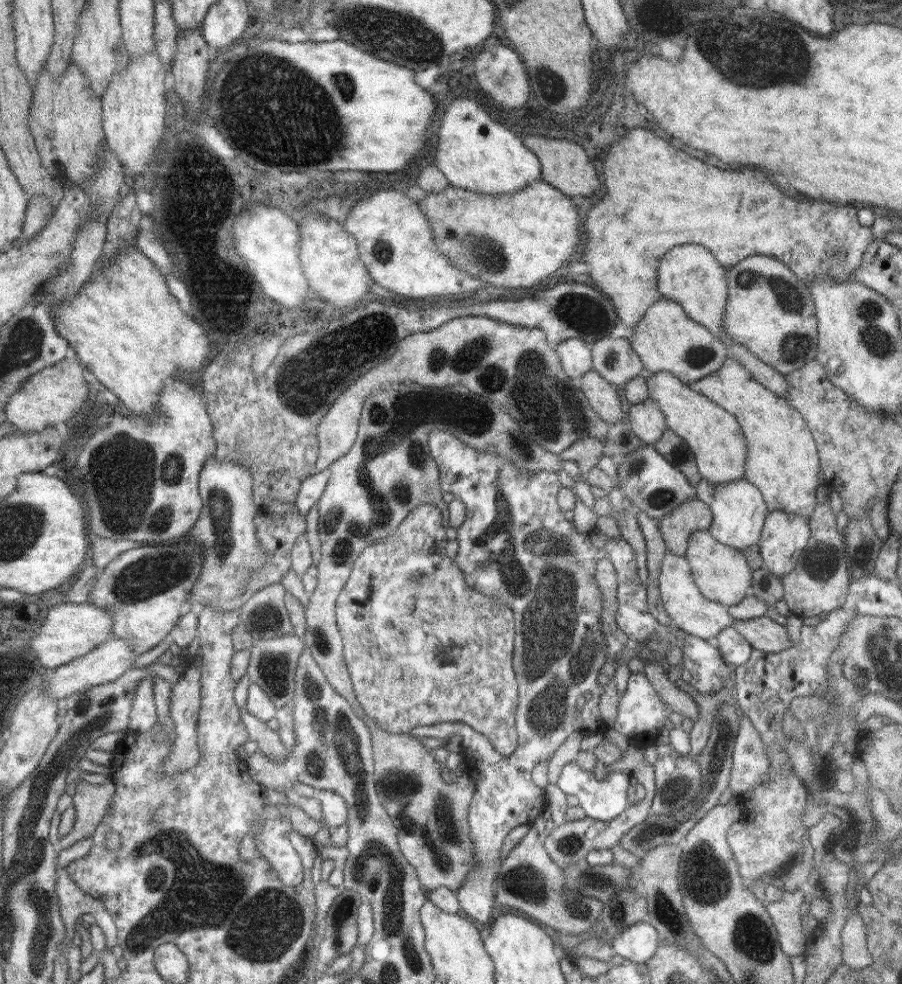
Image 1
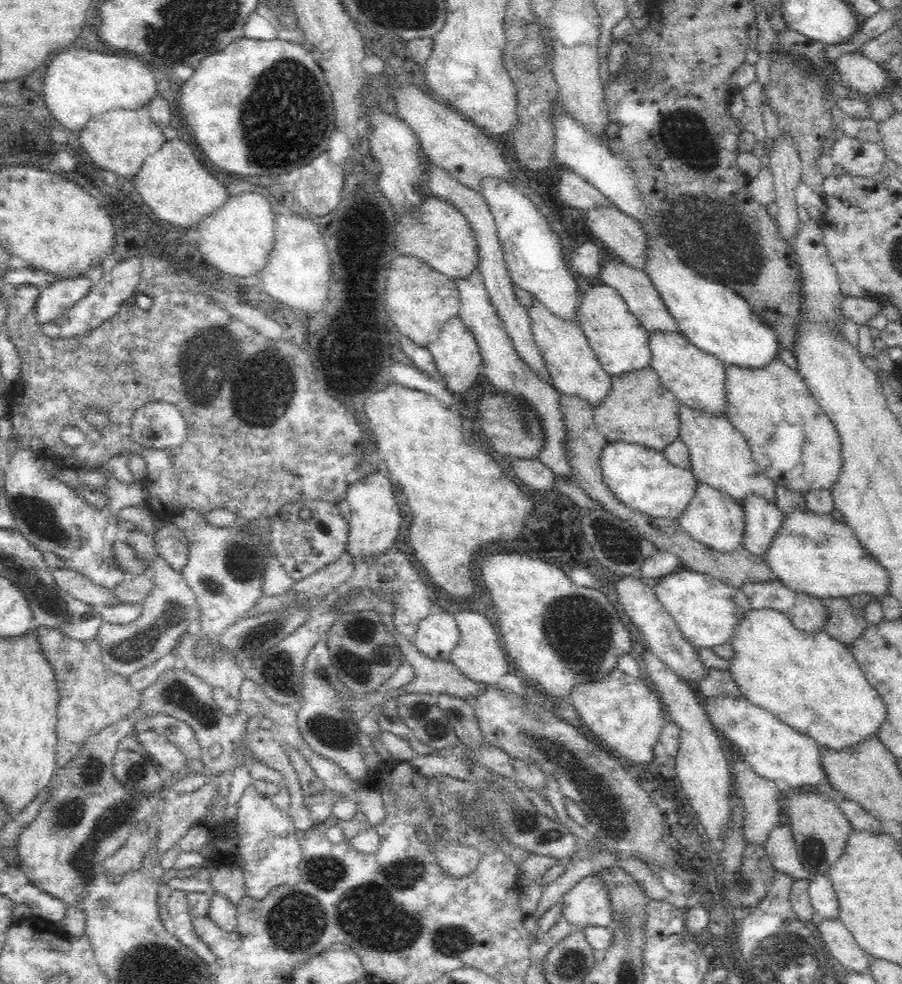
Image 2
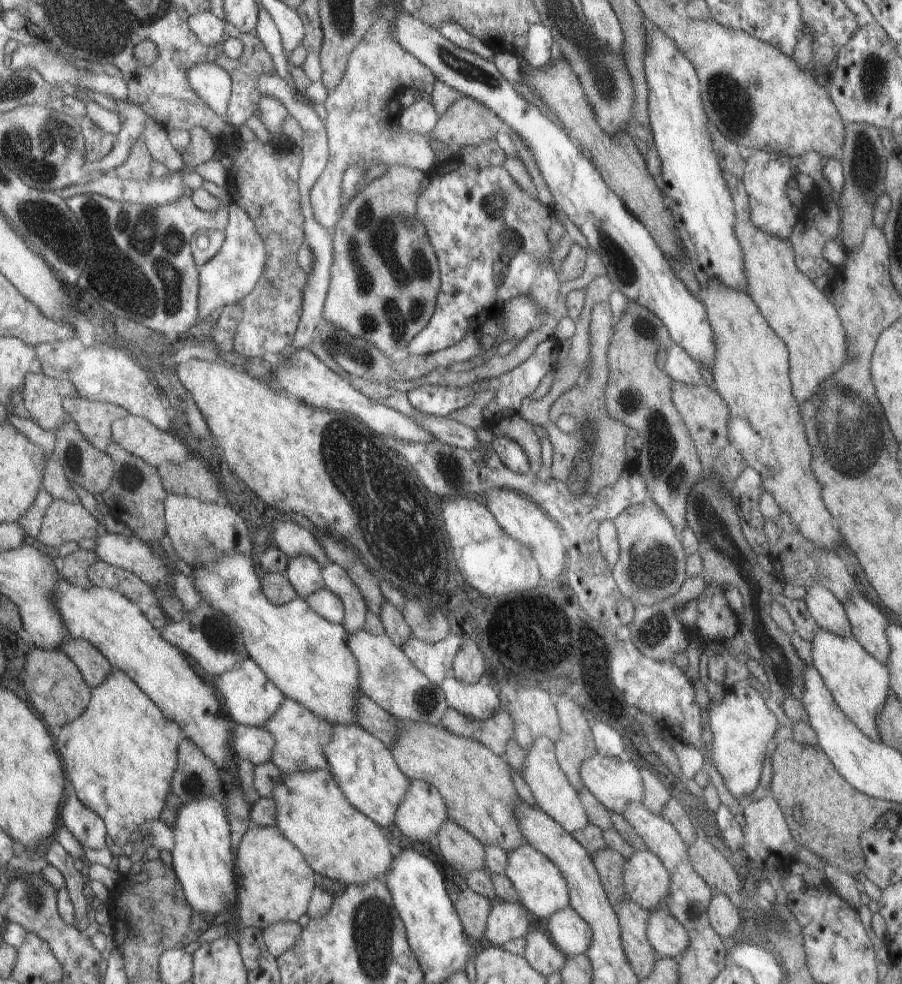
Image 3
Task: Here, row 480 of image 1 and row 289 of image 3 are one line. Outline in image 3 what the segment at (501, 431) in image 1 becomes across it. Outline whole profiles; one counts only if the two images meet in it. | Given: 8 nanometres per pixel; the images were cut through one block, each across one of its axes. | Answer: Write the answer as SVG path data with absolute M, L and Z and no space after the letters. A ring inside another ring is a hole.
M391 166L387 172L371 180L359 196L347 206L343 220L337 224L335 238L335 262L333 262L333 282L329 290L329 300L325 308L325 326L321 340L331 352L331 356L343 366L343 372L349 376L361 376L363 380L373 380L377 384L387 382L411 382L413 378L423 378L433 370L451 366L453 362L471 360L477 354L483 354L479 348L479 332L469 332L459 344L449 346L447 350L433 352L431 356L411 356L405 354L409 342L423 332L429 324L435 308L437 296L441 292L441 272L435 250L427 238L427 230L417 216L419 196L423 192L425 172Z

